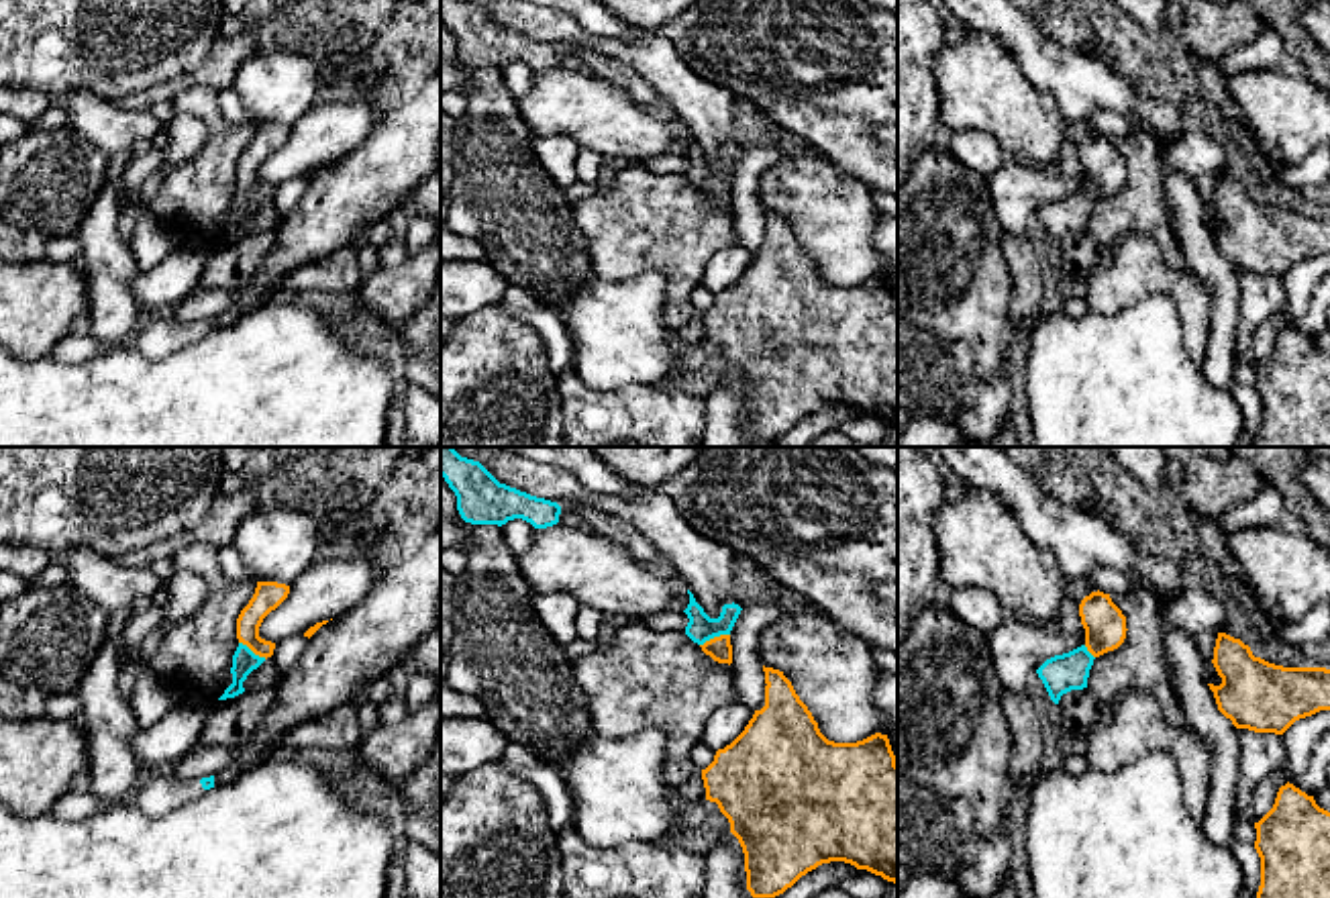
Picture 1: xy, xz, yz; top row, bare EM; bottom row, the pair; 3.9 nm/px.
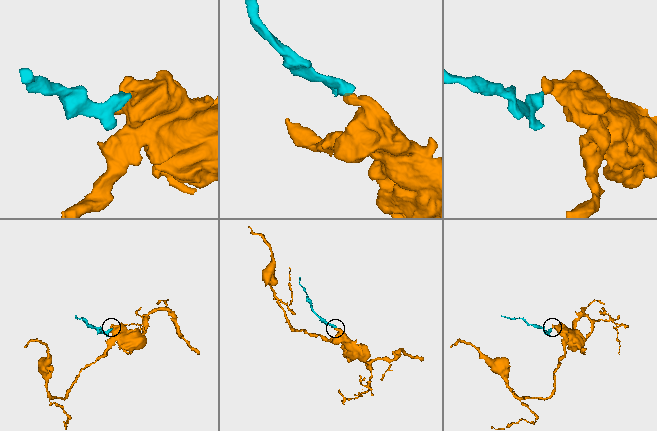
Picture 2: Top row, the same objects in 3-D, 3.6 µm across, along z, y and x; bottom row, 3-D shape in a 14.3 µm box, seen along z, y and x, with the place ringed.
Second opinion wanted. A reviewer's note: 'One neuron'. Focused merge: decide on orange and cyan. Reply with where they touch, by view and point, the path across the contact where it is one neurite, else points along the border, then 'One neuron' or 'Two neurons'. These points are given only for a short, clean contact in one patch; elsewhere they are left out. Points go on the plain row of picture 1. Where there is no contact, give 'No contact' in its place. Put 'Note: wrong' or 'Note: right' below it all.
Touches orange at xz (714, 180). Path across: xz (719, 190), (714, 180), (700, 170). One neuron
Note: right

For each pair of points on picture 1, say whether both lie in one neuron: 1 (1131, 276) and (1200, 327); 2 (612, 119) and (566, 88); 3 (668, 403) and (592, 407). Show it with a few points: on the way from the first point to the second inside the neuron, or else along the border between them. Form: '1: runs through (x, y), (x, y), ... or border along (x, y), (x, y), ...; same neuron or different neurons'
1: runs through (1151, 276), (1165, 280), (1192, 307); same neuron
2: runs through (600, 115), (578, 101); same neuron
3: runs through (649, 411), (610, 411); same neuron

